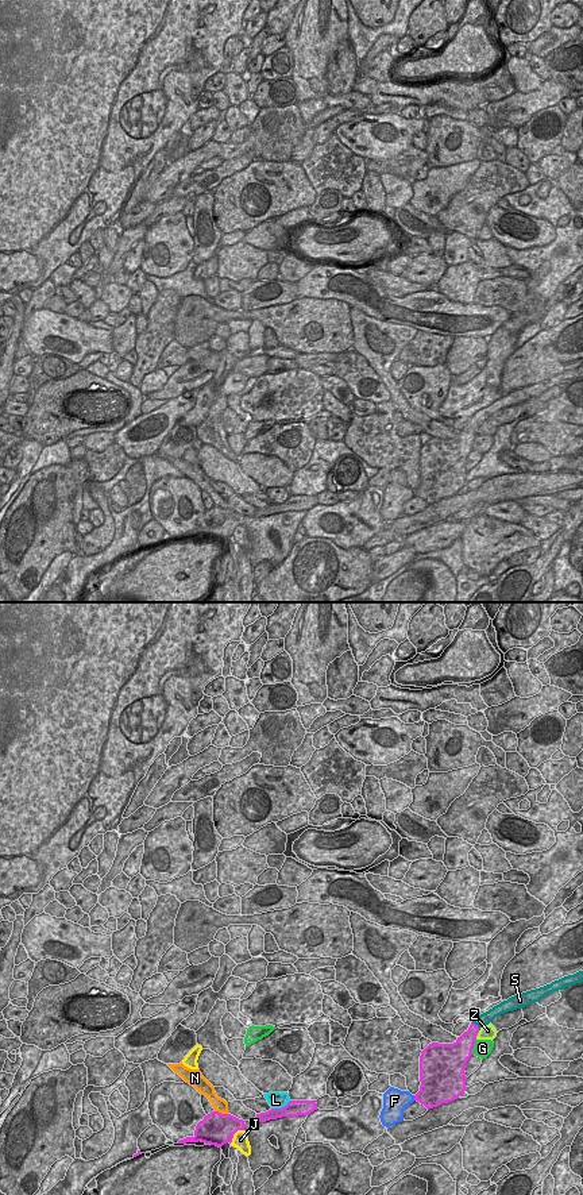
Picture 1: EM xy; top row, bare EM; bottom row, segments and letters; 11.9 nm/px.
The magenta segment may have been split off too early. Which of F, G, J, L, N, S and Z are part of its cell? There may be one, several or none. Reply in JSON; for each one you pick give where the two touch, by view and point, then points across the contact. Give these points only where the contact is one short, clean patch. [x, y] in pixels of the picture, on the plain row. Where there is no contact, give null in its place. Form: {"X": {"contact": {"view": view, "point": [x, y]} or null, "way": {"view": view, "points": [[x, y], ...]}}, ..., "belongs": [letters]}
{"S": {"contact": {"view": "xy", "point": [475, 420]}, "way": {"view": "xy", "points": [[464, 438], [475, 420], [485, 413]]}}, "belongs": ["S"]}

